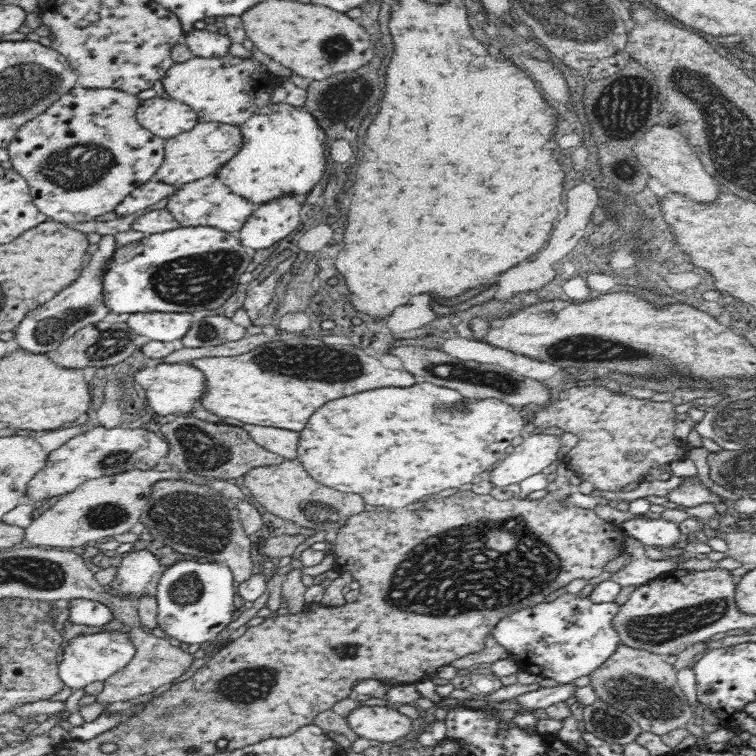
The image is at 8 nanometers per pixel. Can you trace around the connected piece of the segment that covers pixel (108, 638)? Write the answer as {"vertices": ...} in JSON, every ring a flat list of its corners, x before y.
{"vertices":[[122,630,100,631,99,633,79,633,69,639,63,648,63,660,59,664,59,677,65,686,73,692,83,690,91,682,102,682,118,670,130,664,136,654,136,645,132,637]]}

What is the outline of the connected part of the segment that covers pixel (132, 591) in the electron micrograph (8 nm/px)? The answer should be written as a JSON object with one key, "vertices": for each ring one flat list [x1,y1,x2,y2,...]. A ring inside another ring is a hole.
{"vertices":[[138,549,130,551,126,554,120,566,117,567,111,583,108,585,108,590,114,590,117,596,124,600,138,601,140,598,147,596,148,598,156,598,158,582,164,574,166,567,160,563,160,560,148,549]]}

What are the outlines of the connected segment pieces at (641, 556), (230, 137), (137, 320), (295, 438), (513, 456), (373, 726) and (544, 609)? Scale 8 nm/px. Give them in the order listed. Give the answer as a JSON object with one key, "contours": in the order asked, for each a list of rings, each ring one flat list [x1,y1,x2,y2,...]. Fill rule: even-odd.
{"contours":[[[626,537,624,542,627,555,631,557,631,562,627,566,623,566,618,572,612,573,609,580,619,584,620,587,634,588,634,586,642,586,652,579,667,576,676,566,676,558,670,561,651,560,645,554,643,544,634,537]],[[214,121,196,123,192,130,178,136,165,139,162,164,156,170,152,180,180,188,181,185,210,175,227,163,241,145,241,132,238,125]],[[139,313,128,316,128,326,148,341,171,342,184,339,193,314,187,313]],[[242,426,249,437,262,448,283,456,286,460,296,459,296,447,299,441,299,432,272,428,270,426]],[[525,435,525,441,512,448,512,452,489,471,489,481,496,488,519,484,550,466,556,460,558,448,560,441,554,435]],[[388,705,359,707,353,710,347,719,348,726,358,736,376,740,381,744,404,741,414,730,410,715]],[[566,593,551,603,542,602,502,618,491,630,490,635,498,644,512,652,520,669,528,670,538,676,554,678,554,680,566,684,592,672,616,650,620,642,611,622,616,616,617,610,618,606,613,602,594,604,587,598]]]}

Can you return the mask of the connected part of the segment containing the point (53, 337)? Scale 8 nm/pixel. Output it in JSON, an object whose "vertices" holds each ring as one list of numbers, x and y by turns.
{"vertices":[[112,234,102,235,99,243,99,249,96,251,95,257,91,260,88,268,82,272,82,276,68,286,64,292,60,292,56,298,52,298,50,302,42,304,40,308,28,312,26,317,13,330,14,340,18,345,18,350,26,351,34,355,51,354,61,342,74,336,85,326,100,322,110,311,102,305,102,267,103,264,111,259,111,254,116,250,114,248,115,238]]}

